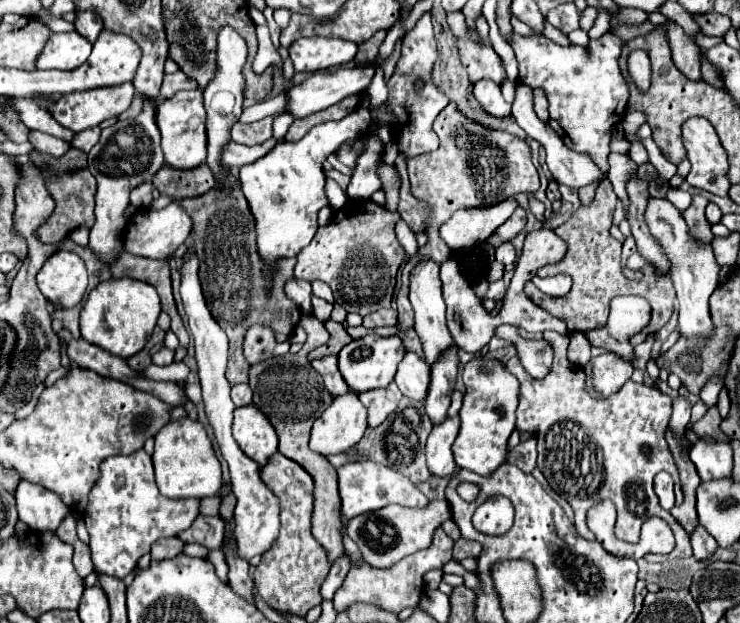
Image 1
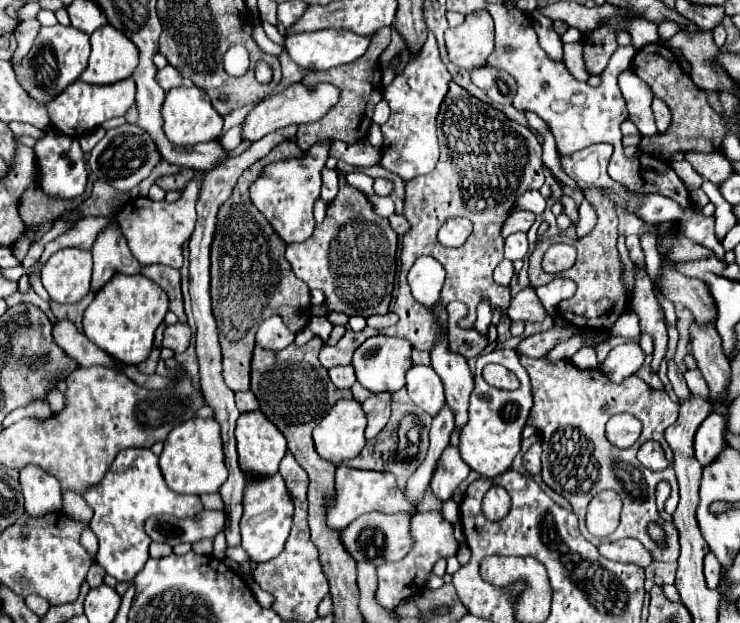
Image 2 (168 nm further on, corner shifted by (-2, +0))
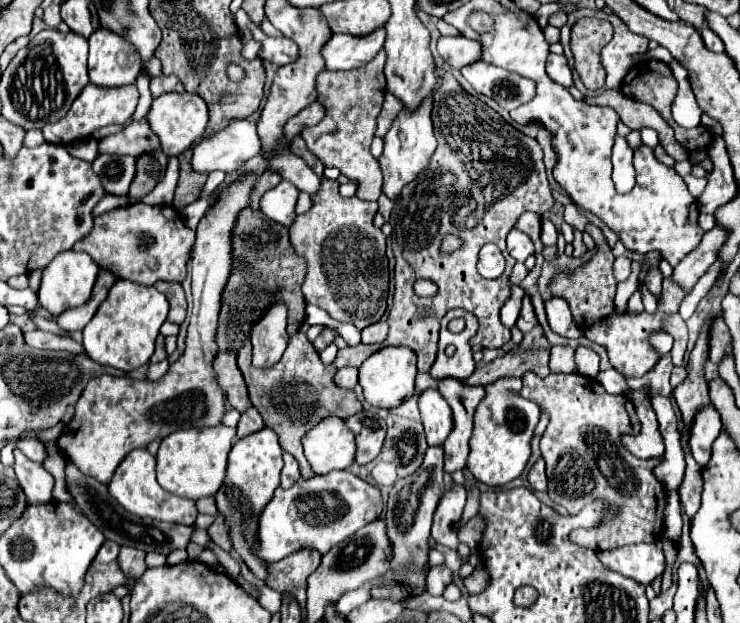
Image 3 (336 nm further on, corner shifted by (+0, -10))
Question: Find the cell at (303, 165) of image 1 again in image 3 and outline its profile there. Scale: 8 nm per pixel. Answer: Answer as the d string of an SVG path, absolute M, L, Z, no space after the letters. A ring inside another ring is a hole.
M281 181L277 187L273 187L261 197L261 213L275 223L291 227L293 219L297 217L295 213L297 197L299 189L293 187L293 183L289 181Z

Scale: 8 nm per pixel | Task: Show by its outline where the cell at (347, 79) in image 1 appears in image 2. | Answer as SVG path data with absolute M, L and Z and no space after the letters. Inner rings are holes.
M293 83L293 85L289 85L283 93L259 101L259 103L247 113L247 117L243 119L243 127L241 127L241 129L243 129L241 141L255 143L255 141L259 141L261 137L265 137L267 133L273 133L273 131L277 131L277 129L281 129L281 127L287 127L287 125L303 125L303 123L319 121L337 101L339 101L339 89L337 89L335 85L319 83L319 85L315 87L315 91L309 91L309 89L307 89L305 85L301 85L301 83Z

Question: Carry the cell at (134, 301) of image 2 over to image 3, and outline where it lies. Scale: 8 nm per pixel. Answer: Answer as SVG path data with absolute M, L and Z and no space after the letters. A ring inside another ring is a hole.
M117 279L111 287L107 299L101 303L93 319L83 329L83 347L87 355L99 365L109 365L121 369L125 373L147 365L153 351L155 339L159 335L159 327L165 323L169 311L169 303L163 293L155 287L137 285L133 281Z

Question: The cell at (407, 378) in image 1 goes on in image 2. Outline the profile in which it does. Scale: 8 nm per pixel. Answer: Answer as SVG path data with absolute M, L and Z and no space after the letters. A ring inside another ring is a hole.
M413 365L407 371L407 391L409 397L417 407L427 411L431 417L435 417L445 407L445 395L443 385L439 381L439 375L431 367Z

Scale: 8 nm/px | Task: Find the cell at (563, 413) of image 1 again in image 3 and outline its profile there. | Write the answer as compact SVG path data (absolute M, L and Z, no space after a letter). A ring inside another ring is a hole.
M531 371L523 375L521 395L539 405L549 415L549 425L541 437L541 455L547 463L549 499L563 505L575 515L593 499L605 499L607 507L621 507L621 515L607 525L579 529L571 533L571 541L593 551L615 549L633 543L655 543L663 533L663 507L667 501L665 487L653 477L653 467L661 457L637 459L619 441L619 435L637 435L641 423L635 407L625 395L611 395L595 379L579 373L555 375L545 379Z

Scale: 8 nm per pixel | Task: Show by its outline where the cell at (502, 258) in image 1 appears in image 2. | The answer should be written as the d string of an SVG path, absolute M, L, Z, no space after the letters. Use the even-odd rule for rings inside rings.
M513 233L505 239L505 259L523 259L527 255L527 233Z

